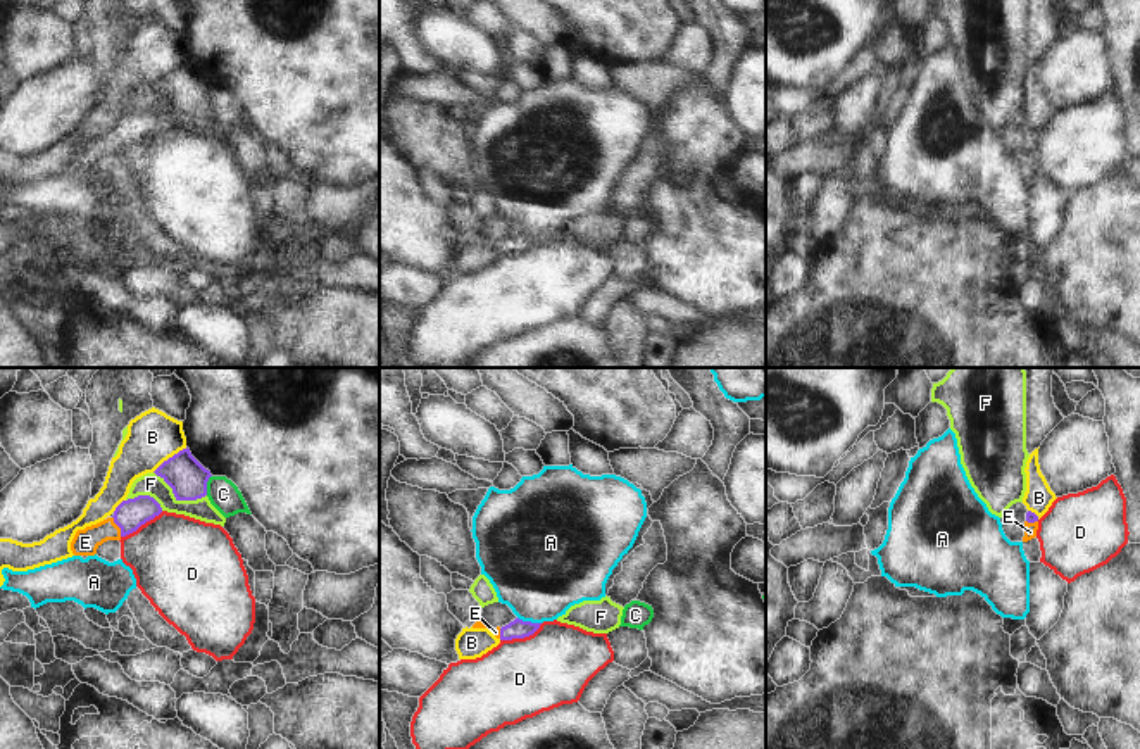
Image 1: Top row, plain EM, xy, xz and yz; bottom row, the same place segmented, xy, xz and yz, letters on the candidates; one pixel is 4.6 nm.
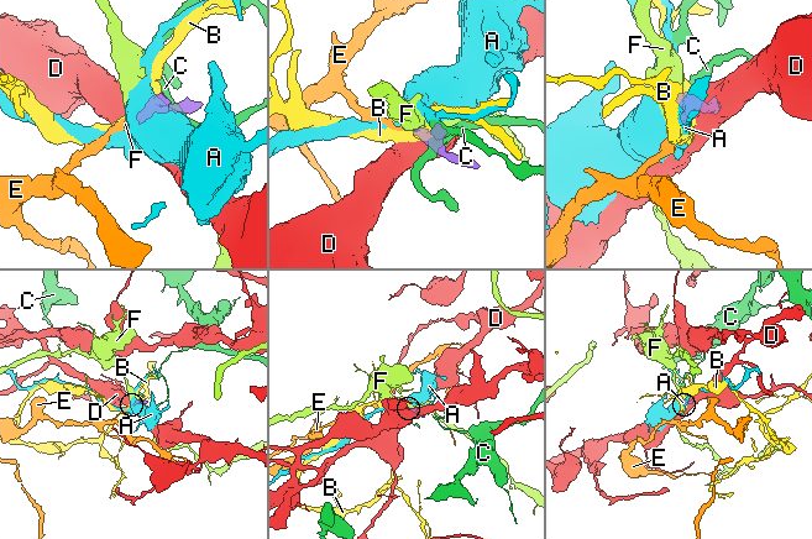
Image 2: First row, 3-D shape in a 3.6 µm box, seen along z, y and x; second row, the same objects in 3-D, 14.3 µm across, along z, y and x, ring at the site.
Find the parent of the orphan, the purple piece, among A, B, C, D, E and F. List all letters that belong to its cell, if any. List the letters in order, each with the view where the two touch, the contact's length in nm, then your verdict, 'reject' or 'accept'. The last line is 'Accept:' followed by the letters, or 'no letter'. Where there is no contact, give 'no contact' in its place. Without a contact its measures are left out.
A: meets purple in xz; contact 120 nm long; reject
B: meets purple in xy; contact 200 nm long; reject
C: meets purple in xy; contact 100 nm long; reject
D: meets purple in xz; contact 220 nm long; reject
E: meets purple in xy; contact 100 nm long; accept
F: meets purple in xy; contact 280 nm long; reject
Accept: E

